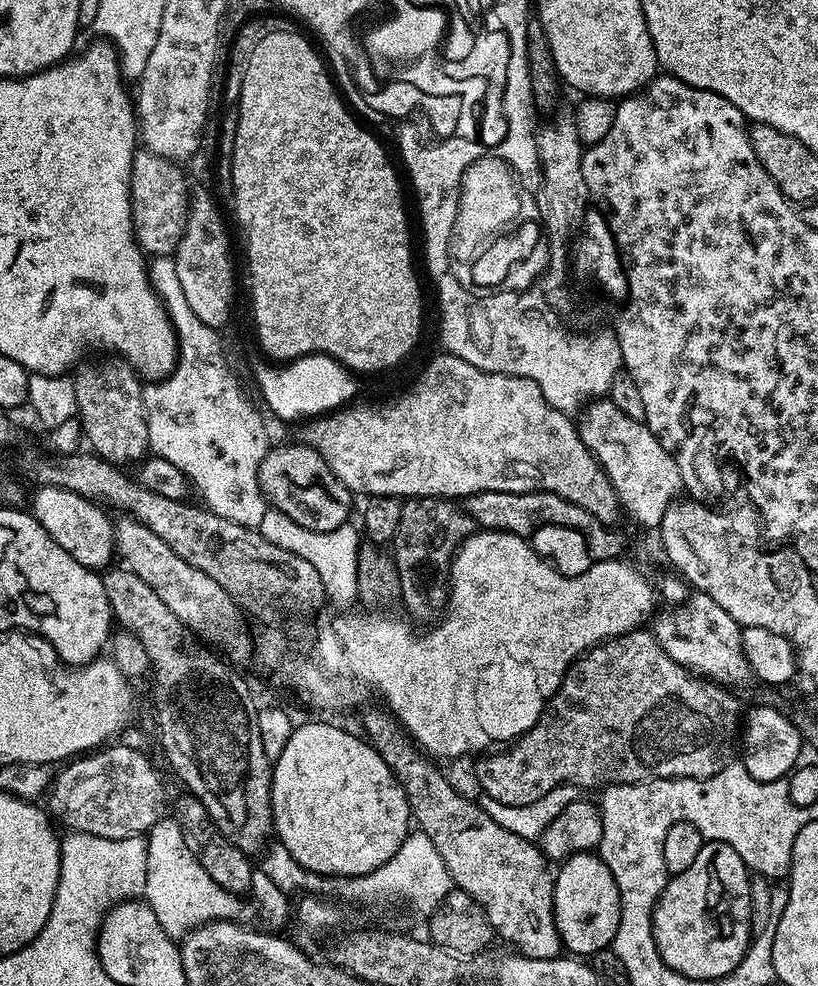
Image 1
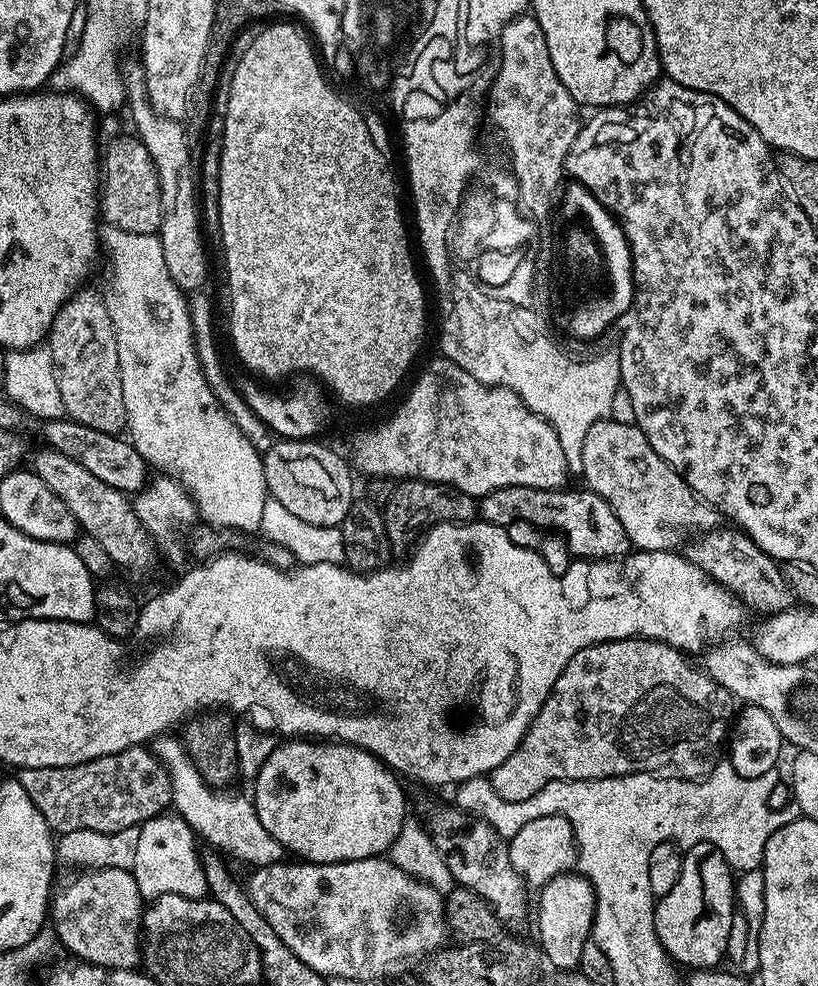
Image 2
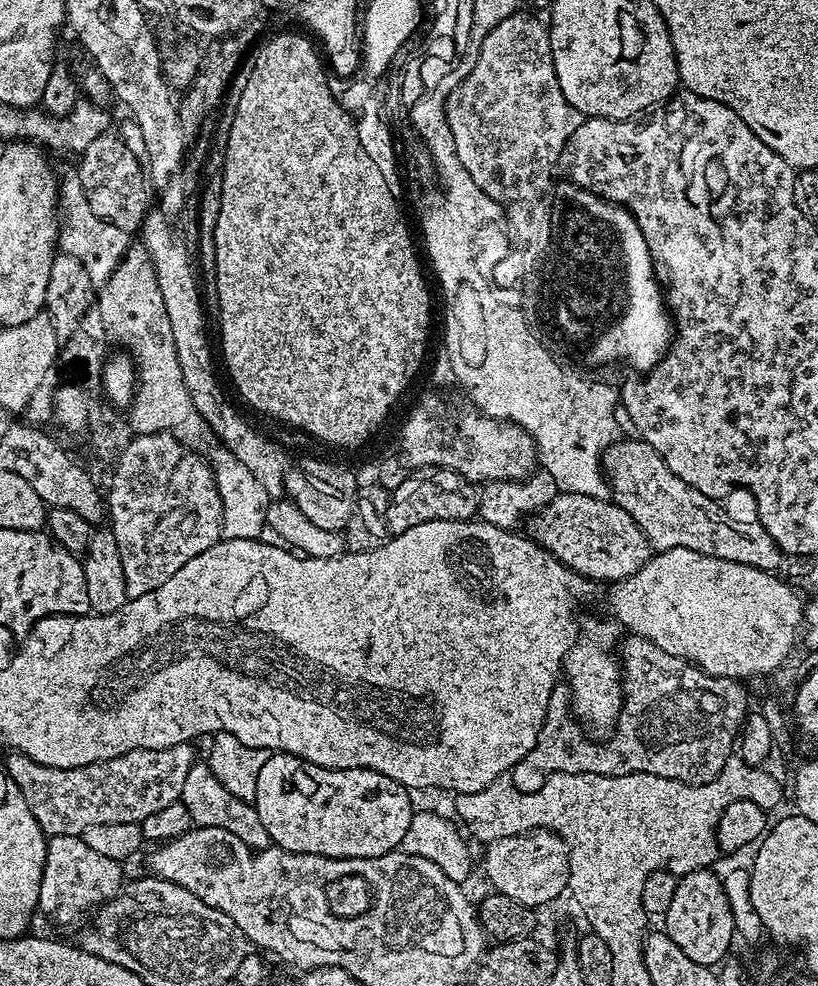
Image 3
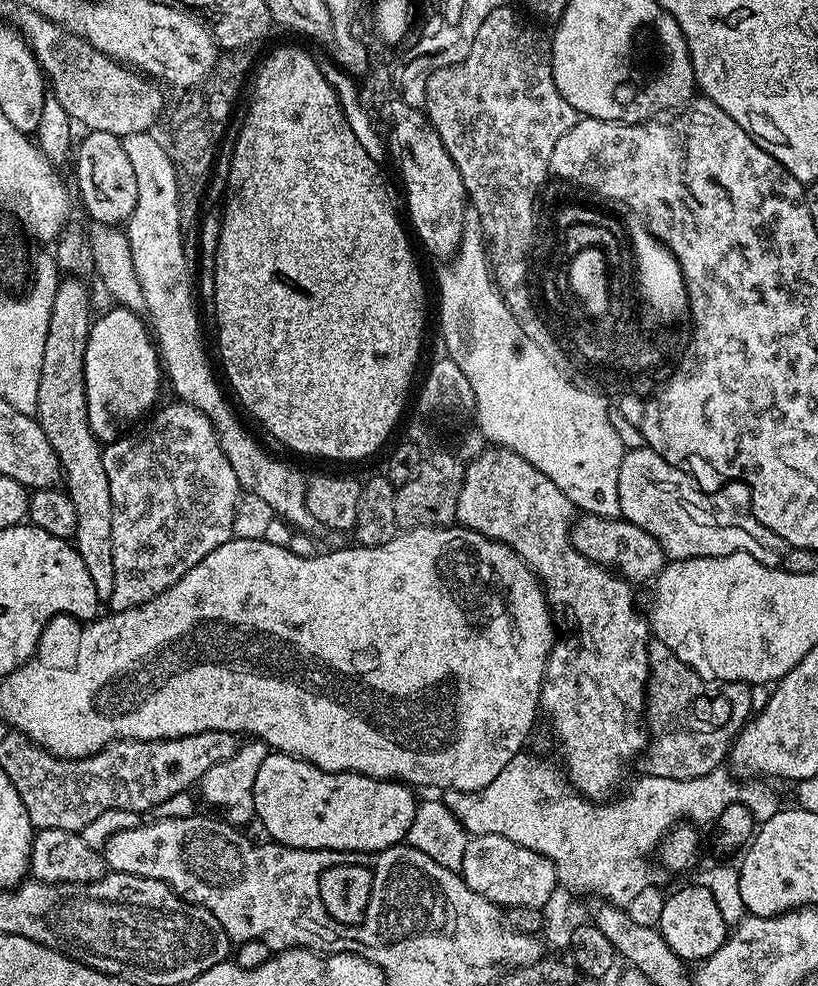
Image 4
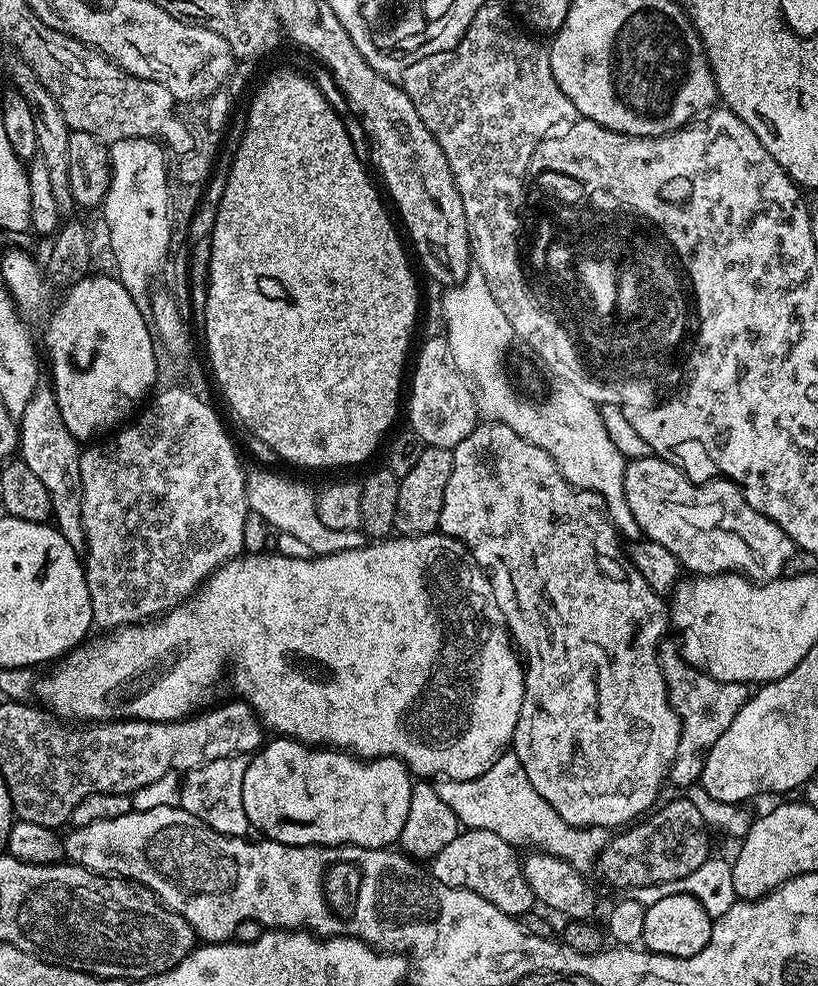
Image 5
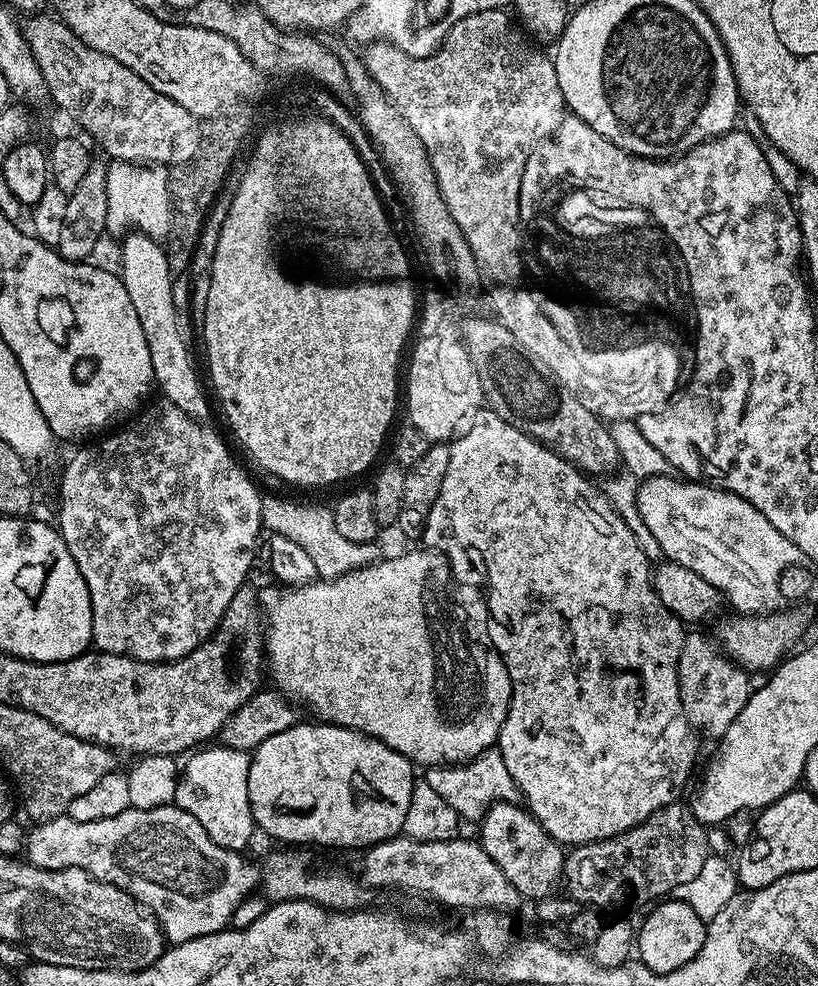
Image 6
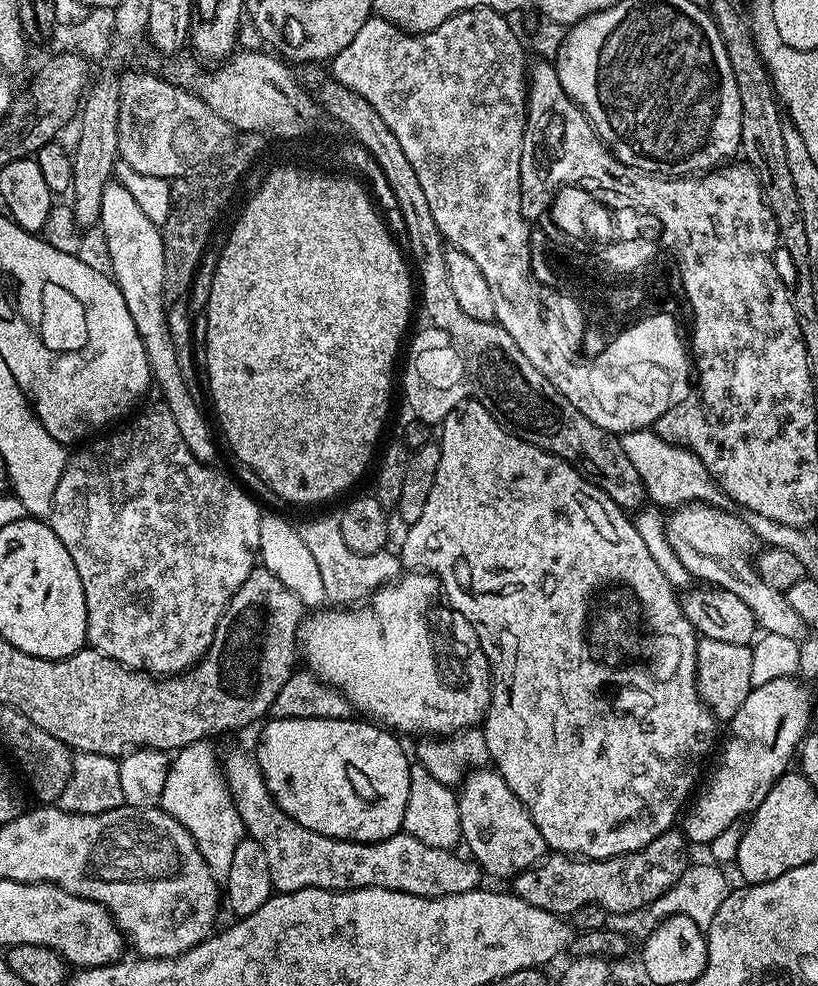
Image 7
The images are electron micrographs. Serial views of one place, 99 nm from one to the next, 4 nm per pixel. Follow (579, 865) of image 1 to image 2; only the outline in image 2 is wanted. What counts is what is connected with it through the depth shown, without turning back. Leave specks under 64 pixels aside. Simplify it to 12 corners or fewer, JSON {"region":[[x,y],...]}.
{"region":[[583,874],[539,889],[543,955],[579,969],[596,921],[596,889]]}

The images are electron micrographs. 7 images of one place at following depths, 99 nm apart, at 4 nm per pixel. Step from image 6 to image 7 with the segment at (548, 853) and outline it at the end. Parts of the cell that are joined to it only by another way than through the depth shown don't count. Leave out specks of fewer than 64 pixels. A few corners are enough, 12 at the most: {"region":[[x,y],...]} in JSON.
{"region":[[500,773],[458,792],[463,847],[481,873],[515,878],[549,851]]}

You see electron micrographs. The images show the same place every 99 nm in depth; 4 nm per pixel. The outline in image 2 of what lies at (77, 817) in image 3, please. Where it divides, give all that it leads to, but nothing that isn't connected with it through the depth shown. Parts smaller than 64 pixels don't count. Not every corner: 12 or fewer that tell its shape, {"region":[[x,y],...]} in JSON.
{"region":[[144,746],[21,769],[60,836],[139,829],[172,803]]}

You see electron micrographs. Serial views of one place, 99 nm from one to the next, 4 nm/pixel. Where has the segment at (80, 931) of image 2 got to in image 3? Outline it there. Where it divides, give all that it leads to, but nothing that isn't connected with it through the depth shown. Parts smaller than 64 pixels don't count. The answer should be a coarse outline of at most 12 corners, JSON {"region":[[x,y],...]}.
{"region":[[49,836],[41,913],[72,924],[123,889],[121,861]]}

